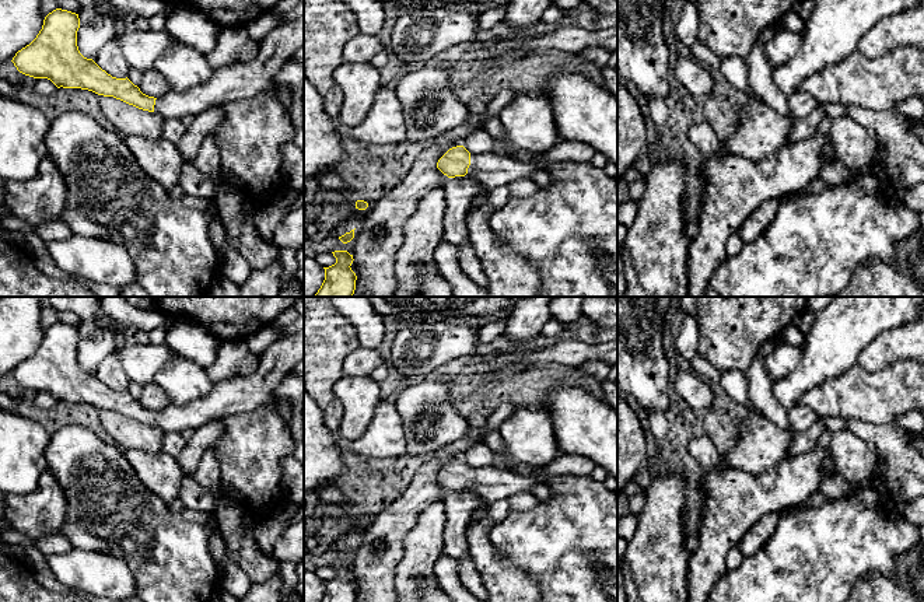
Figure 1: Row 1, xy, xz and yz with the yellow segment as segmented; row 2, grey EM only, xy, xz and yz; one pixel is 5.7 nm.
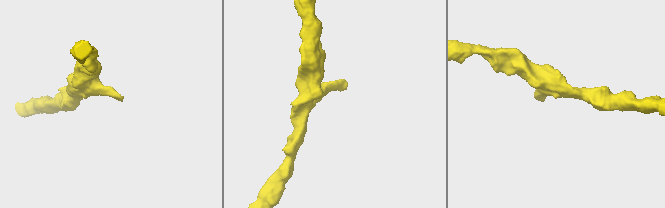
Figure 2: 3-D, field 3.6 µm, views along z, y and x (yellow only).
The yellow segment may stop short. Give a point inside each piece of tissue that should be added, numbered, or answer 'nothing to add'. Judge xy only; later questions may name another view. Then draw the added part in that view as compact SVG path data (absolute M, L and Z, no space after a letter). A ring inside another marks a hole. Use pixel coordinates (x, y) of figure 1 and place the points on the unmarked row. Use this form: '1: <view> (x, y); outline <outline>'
1: xy (237, 395); outline M304 332L280 337L259 356L259 361L255 372L223 379L204 399L186 406L169 403L155 413L154 426L164 431L182 433L216 419L276 405L277 385L288 372L304 367Z

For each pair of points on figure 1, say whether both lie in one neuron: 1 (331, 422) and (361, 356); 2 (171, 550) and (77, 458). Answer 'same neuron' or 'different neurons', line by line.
1: different neurons
2: same neuron

